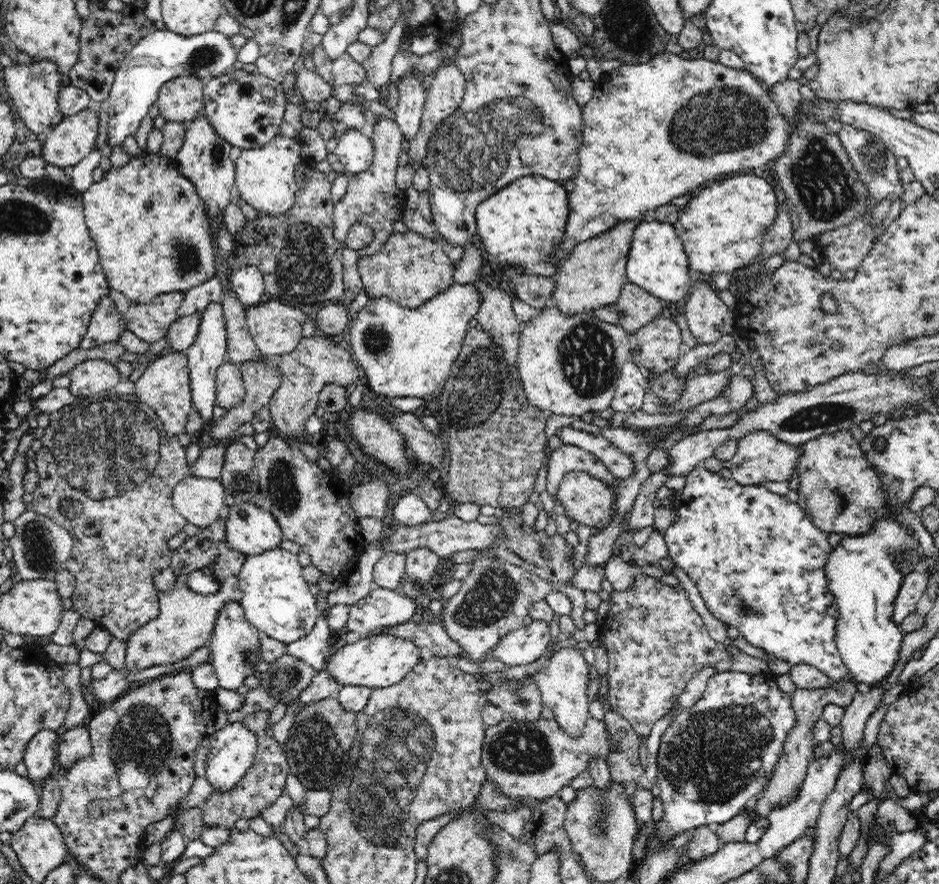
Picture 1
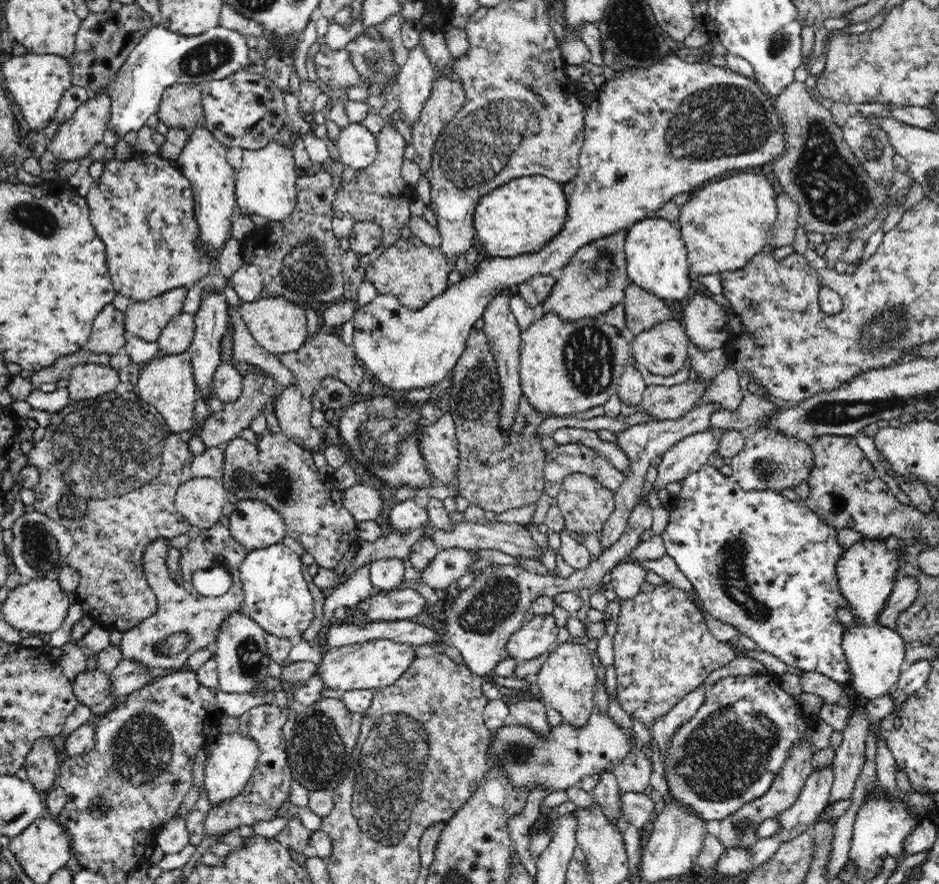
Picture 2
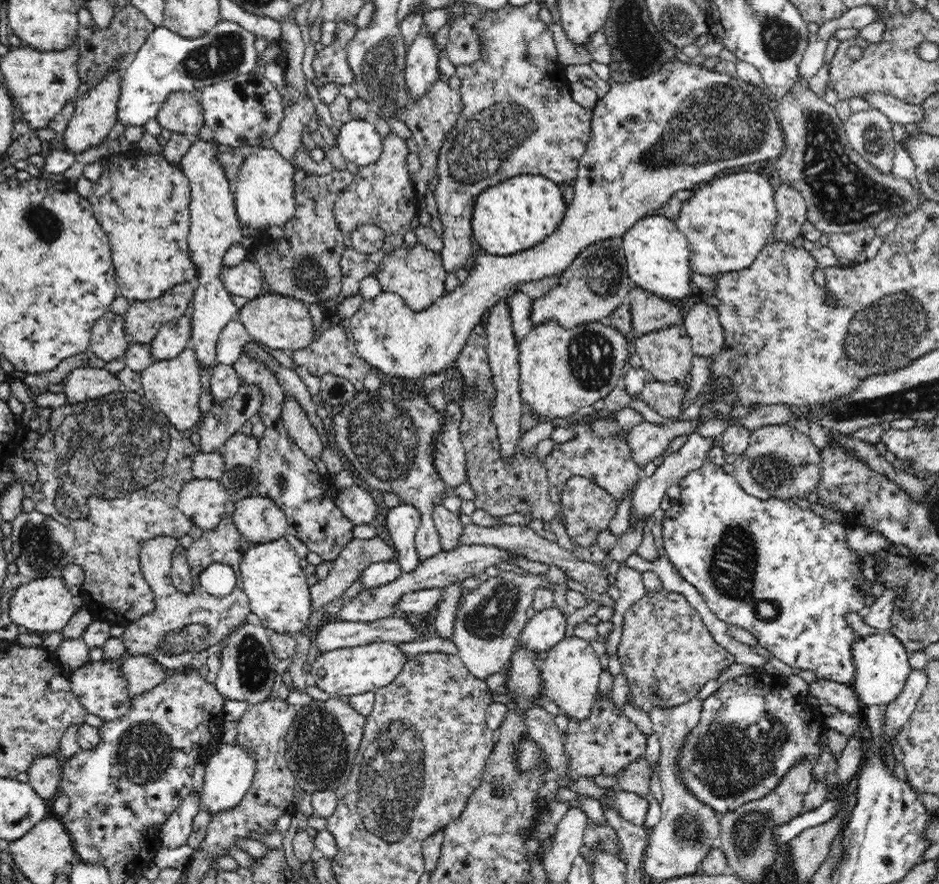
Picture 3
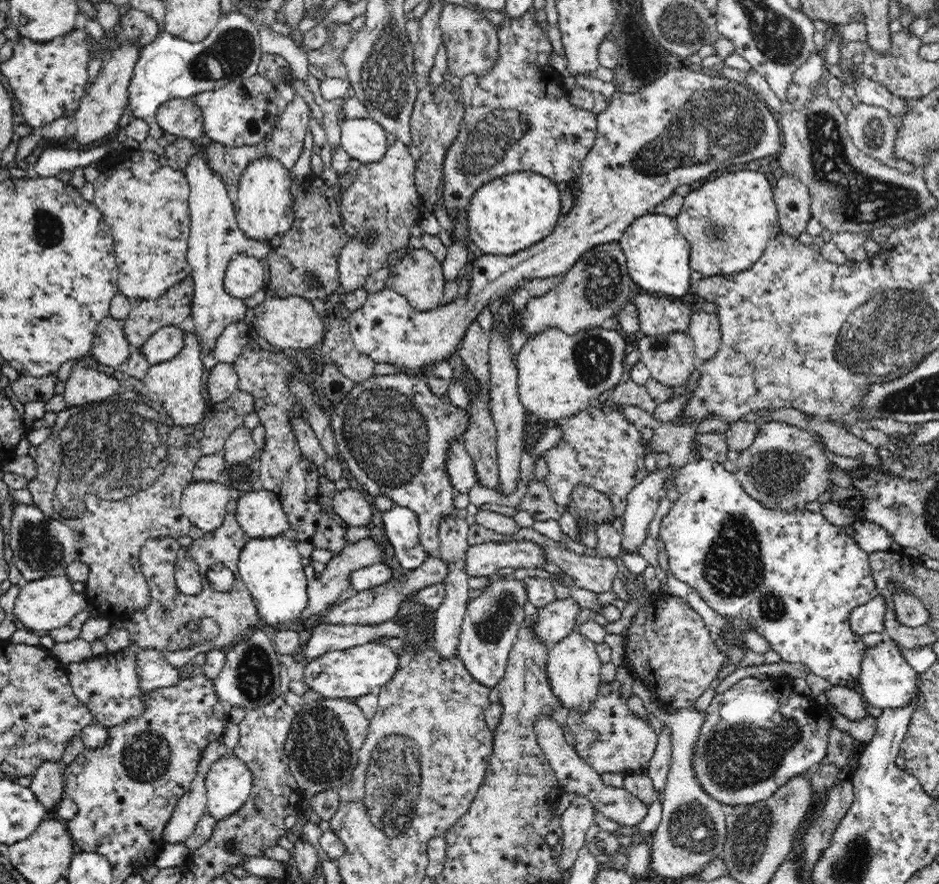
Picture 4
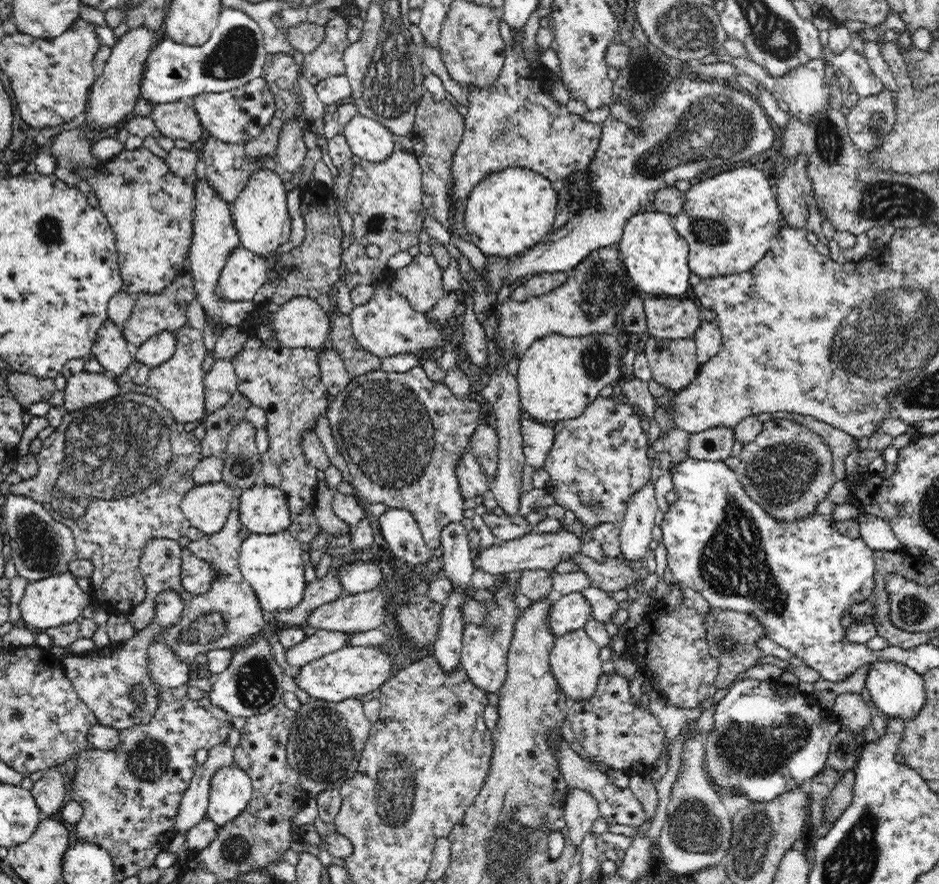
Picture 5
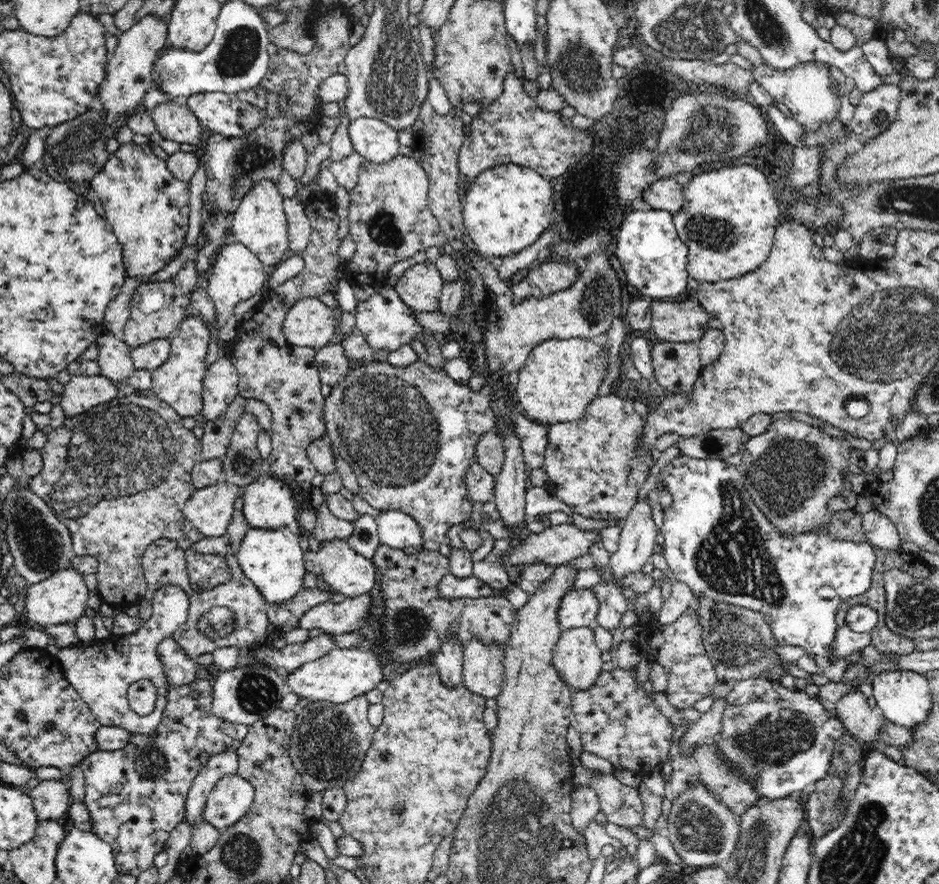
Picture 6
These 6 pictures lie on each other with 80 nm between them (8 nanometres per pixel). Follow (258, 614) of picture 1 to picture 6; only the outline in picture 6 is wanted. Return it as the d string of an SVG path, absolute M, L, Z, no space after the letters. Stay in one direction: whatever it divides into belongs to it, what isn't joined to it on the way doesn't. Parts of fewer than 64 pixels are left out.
M284 526L278 530L250 527L242 539L237 552L239 566L268 603L288 600L302 589L306 571L303 550L298 540L300 538L293 526Z

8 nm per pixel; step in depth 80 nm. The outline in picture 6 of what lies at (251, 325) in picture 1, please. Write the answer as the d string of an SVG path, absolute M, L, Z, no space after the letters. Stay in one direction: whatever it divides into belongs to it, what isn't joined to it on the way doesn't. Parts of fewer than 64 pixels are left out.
M303 298L286 313L281 330L294 346L322 348L337 342L339 309L328 307L316 298Z

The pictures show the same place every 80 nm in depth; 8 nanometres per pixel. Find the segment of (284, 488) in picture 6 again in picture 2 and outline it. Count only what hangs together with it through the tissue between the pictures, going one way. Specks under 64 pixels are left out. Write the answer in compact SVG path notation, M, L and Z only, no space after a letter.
M255 499L236 502L229 521L231 535L249 550L278 544L286 535L282 516Z

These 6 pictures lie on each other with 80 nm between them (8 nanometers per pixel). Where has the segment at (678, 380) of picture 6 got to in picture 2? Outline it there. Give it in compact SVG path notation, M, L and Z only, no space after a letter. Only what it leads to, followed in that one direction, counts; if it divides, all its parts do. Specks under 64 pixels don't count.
M670 319L638 333L631 343L632 359L656 376L673 376L688 359L689 338L679 321Z

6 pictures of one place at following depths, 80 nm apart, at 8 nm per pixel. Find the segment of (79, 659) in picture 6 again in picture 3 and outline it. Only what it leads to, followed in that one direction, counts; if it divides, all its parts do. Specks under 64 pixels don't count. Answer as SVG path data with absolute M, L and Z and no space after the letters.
M126 651L118 660L90 661L70 671L72 692L89 714L99 716L104 722L120 719L132 712L133 695L129 694L129 680L121 670L123 662L129 656L129 652Z

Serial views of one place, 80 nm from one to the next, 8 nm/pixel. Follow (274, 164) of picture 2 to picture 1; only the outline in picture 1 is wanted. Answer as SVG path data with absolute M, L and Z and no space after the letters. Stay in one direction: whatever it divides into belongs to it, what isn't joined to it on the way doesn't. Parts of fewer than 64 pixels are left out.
M281 133L264 146L243 150L235 165L235 199L240 198L266 215L287 213L295 205L297 196L298 186L294 172L301 162L300 150L300 136L289 138Z

